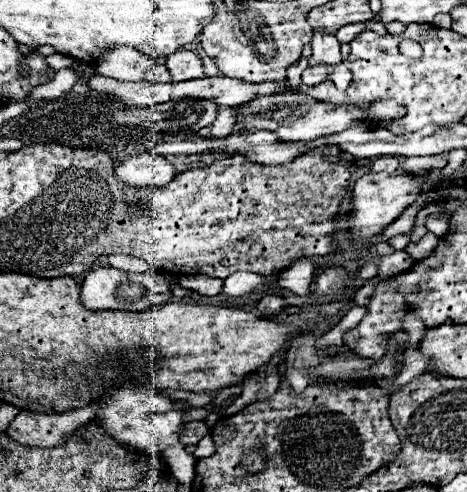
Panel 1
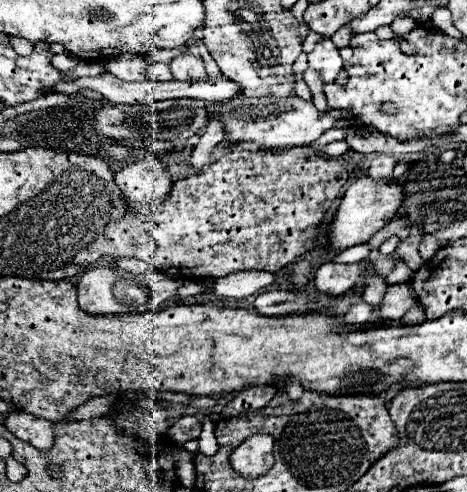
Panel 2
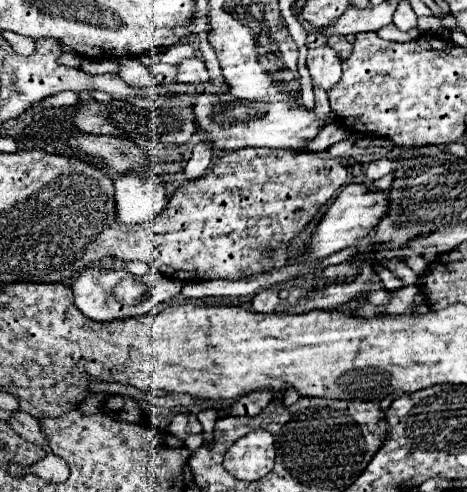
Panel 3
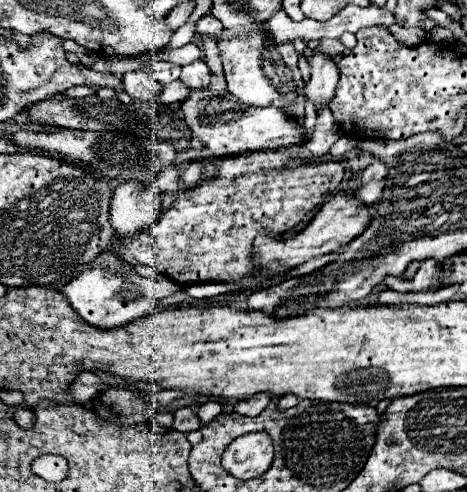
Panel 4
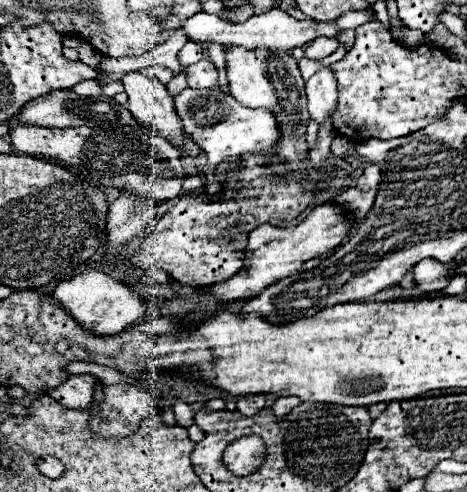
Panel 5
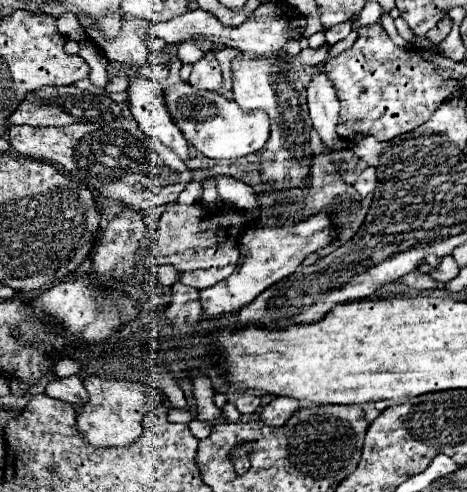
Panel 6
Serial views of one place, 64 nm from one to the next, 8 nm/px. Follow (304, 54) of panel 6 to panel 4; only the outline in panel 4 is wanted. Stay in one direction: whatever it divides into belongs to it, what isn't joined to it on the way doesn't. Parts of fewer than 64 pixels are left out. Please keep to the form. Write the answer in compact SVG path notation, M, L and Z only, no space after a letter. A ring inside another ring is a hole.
M320 40L318 46L314 48L314 52L322 52L322 54L328 54L328 56L336 56L336 54L342 54L344 52L344 46L340 40Z

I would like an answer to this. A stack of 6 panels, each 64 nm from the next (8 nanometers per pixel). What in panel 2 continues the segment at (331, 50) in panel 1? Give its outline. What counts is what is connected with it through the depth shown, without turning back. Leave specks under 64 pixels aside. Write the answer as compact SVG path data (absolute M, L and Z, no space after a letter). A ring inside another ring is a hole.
M330 38L318 42L316 48L308 54L308 66L320 74L324 84L334 82L338 78L338 74L342 72L342 58Z

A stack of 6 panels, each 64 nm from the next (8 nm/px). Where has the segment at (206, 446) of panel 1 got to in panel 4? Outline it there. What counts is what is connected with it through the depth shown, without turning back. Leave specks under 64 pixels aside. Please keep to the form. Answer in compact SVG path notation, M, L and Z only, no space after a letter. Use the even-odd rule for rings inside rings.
M212 400L212 402L206 402L206 404L200 406L200 410L198 410L198 418L206 424L206 422L210 422L212 418L216 418L220 412L222 412L222 405L220 402Z

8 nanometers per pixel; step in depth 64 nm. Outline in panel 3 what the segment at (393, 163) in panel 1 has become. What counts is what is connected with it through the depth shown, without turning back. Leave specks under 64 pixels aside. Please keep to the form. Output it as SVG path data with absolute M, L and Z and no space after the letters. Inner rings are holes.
M382 158L382 160L374 160L368 164L366 168L366 182L374 182L386 174L392 172L392 162L388 158Z

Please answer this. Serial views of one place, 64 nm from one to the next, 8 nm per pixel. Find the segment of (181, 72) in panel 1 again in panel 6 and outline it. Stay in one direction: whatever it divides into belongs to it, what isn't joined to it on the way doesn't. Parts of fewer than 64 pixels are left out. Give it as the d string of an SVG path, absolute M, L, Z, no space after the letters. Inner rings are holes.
M202 58L194 64L194 70L188 80L198 90L222 90L222 70L216 58Z

